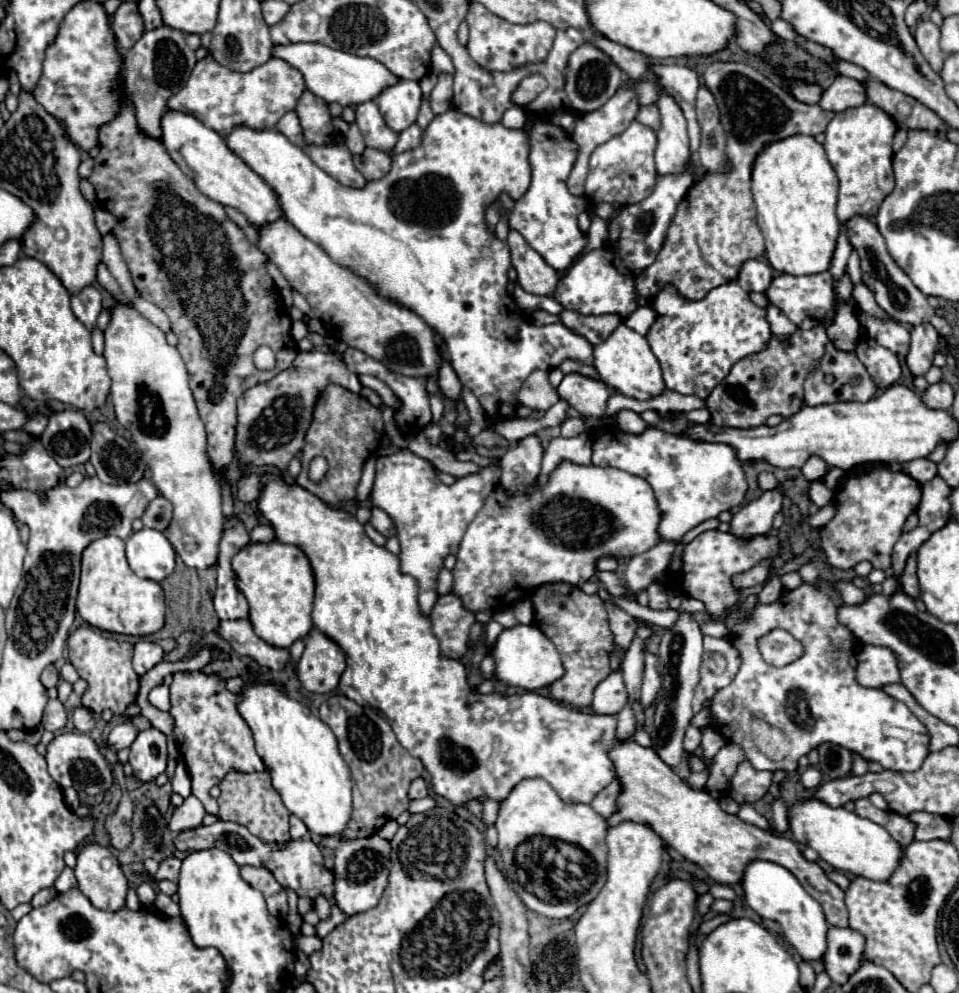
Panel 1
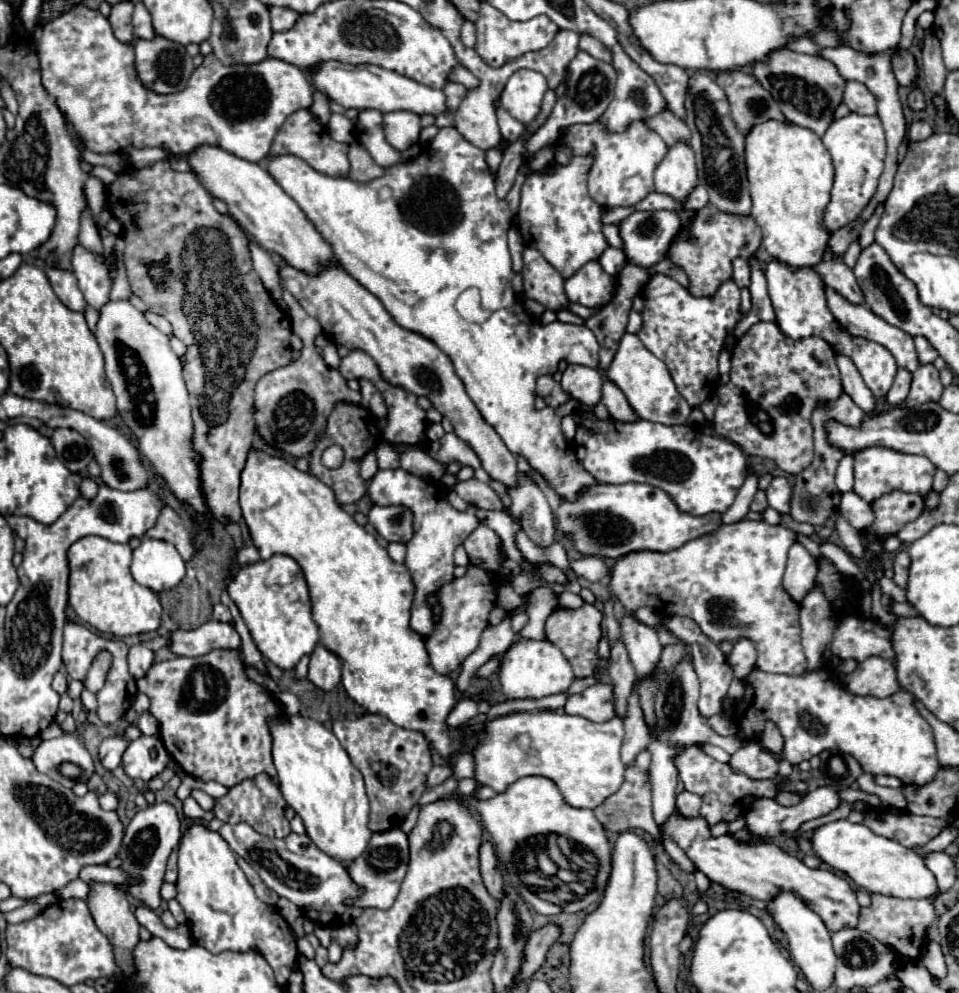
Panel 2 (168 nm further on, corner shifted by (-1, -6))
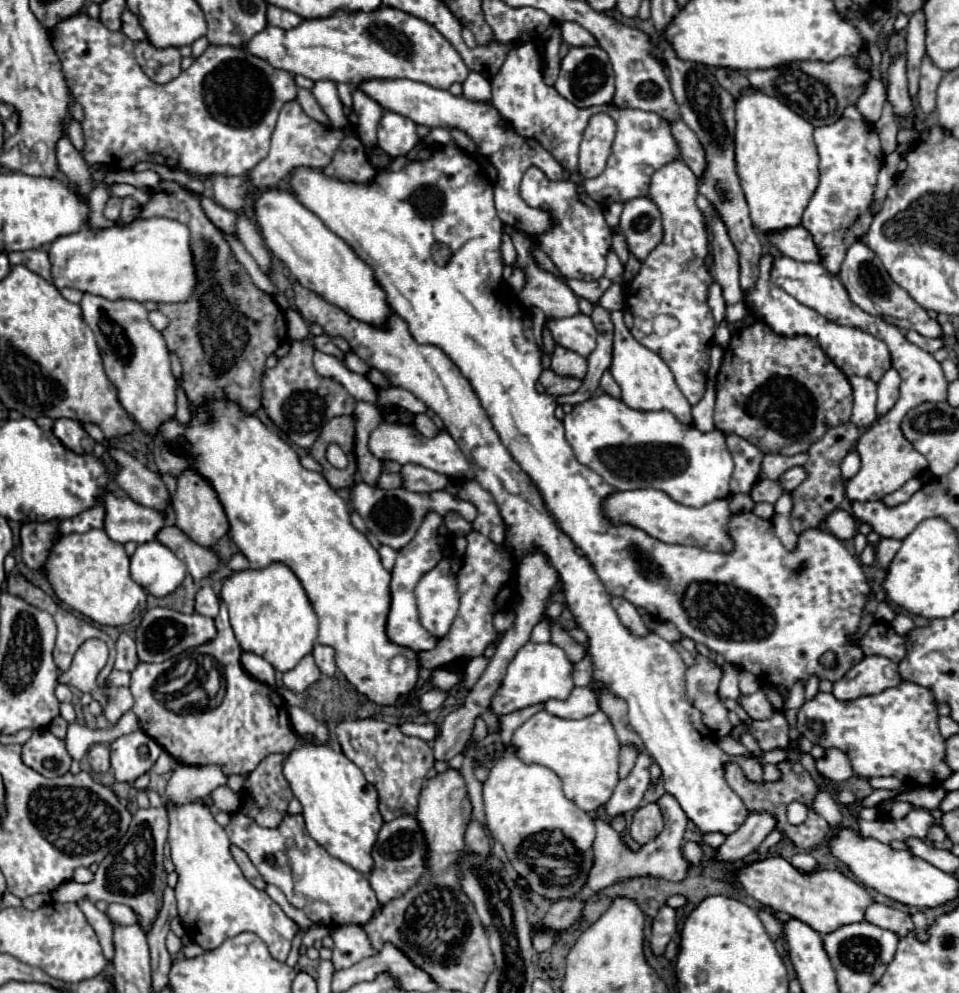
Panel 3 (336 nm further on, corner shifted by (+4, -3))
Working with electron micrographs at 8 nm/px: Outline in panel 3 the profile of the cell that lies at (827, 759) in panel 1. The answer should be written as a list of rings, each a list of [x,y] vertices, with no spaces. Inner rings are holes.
[[[828,748],[824,752],[824,756],[820,760],[816,760],[816,768],[824,778],[828,778],[832,782],[844,782],[854,776],[848,756],[838,748]]]

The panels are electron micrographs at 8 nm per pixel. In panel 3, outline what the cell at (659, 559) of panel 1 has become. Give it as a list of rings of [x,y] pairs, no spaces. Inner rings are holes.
[[[734,494],[734,496],[730,496],[730,510],[734,514],[750,512],[752,508],[754,508],[754,502],[752,502],[752,498],[748,494]]]

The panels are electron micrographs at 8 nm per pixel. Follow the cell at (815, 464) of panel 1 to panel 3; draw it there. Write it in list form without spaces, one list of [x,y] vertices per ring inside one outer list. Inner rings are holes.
[[[762,320],[732,334],[716,382],[714,424],[720,432],[734,432],[752,440],[764,452],[796,456],[824,436],[828,420],[830,426],[848,422],[850,410],[852,388],[846,374],[824,354],[814,338],[780,336]],[[738,362],[746,362],[746,368],[736,370]],[[762,408],[768,410],[762,412],[762,418],[750,412],[756,410],[760,414]],[[762,432],[770,432],[770,438],[764,438]]]

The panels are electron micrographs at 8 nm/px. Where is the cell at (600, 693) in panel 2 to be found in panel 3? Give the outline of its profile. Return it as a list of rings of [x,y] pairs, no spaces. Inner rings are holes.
[[[590,686],[574,688],[566,700],[546,702],[546,712],[560,718],[586,718],[598,710],[600,710],[598,696],[596,696],[596,690]]]

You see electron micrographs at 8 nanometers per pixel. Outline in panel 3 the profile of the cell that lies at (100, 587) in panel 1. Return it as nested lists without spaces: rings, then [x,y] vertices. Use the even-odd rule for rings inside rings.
[[[94,528],[94,530],[88,530],[84,534],[62,536],[54,544],[52,554],[50,554],[48,562],[46,562],[46,578],[52,584],[56,596],[64,604],[68,604],[70,608],[82,612],[84,616],[88,616],[90,620],[94,620],[98,624],[124,626],[124,624],[130,624],[134,618],[138,618],[138,616],[142,616],[146,612],[146,592],[142,590],[140,584],[136,584],[130,578],[128,564],[130,564],[130,558],[124,552],[124,544],[118,544],[118,542],[110,540],[104,530]]]

